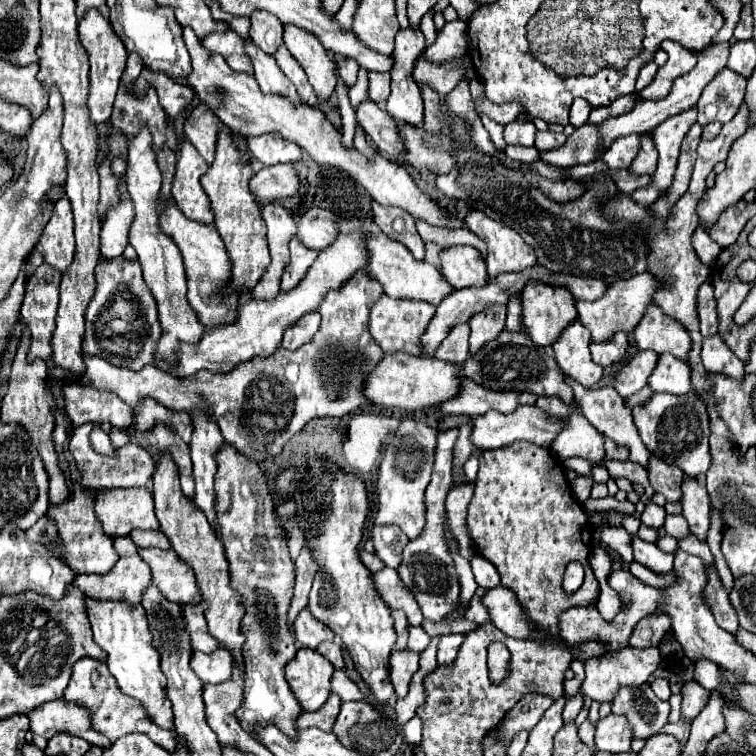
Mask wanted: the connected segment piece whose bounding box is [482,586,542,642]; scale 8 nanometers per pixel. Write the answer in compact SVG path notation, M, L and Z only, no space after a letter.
M496 586L484 594L482 604L486 606L492 624L504 634L518 640L542 640L542 634L526 620L512 590Z

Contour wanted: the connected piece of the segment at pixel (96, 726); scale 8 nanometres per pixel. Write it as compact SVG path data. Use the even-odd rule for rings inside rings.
M82 658L80 662L76 662L72 668L70 682L62 694L62 700L74 702L74 704L86 708L90 712L92 730L104 734L112 742L126 736L126 734L142 732L150 740L154 740L156 744L164 746L166 750L174 750L176 734L170 730L162 730L158 726L152 726L148 714L144 714L144 710L140 710L140 704L132 702L132 698L124 698L124 694L120 694L120 690L116 690L116 682L112 682L112 674L108 674L106 662L98 662L94 658Z

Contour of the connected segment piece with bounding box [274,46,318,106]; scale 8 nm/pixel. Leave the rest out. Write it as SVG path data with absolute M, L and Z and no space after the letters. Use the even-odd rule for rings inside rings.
M280 46L280 48L276 50L274 58L276 58L280 70L282 70L282 72L290 78L290 82L296 86L298 94L302 96L302 100L304 100L308 106L316 106L316 104L318 104L318 98L316 98L312 86L308 84L306 74L304 74L304 70L300 68L300 64L290 56L290 52L286 50L286 46Z

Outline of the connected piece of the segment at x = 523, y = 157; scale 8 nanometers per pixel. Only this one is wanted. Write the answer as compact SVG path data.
M508 145L505 153L513 160L531 163L539 159L539 151L536 147L525 147L520 145Z

